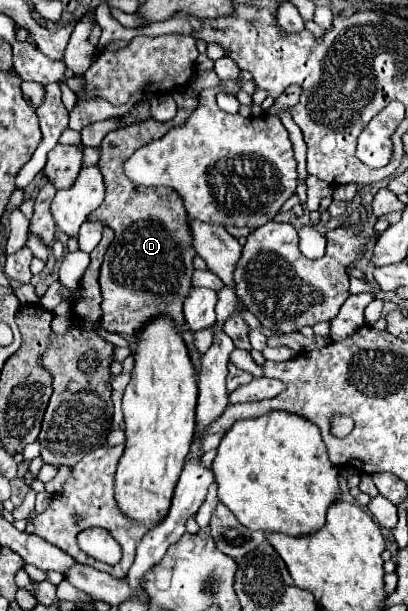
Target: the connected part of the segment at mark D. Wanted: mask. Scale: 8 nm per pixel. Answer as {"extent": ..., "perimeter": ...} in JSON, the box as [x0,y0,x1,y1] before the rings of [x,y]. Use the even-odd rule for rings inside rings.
{"extent":[88,87,198,335],"perimeter":[[[192,87],[172,89],[172,97],[178,103],[178,113],[168,123],[158,125],[158,121],[144,121],[138,125],[124,127],[120,131],[110,131],[102,141],[102,155],[98,167],[106,183],[104,203],[88,217],[94,221],[104,221],[114,231],[114,243],[108,247],[100,268],[99,284],[102,297],[102,329],[120,335],[140,333],[154,317],[170,317],[176,325],[184,327],[182,303],[192,289],[192,237],[186,223],[186,209],[182,199],[166,187],[140,187],[126,181],[122,173],[122,161],[130,157],[138,147],[160,139],[170,129],[182,125],[188,113],[197,106],[198,93]]]}

